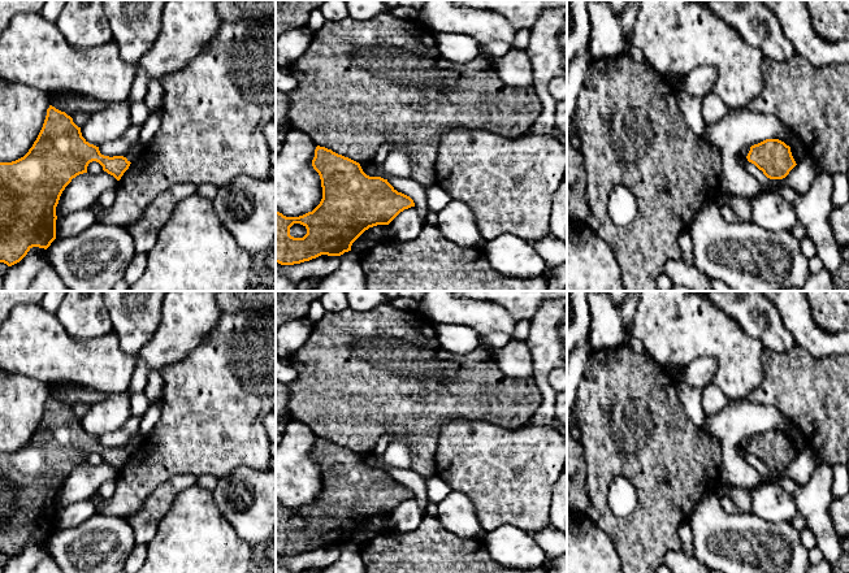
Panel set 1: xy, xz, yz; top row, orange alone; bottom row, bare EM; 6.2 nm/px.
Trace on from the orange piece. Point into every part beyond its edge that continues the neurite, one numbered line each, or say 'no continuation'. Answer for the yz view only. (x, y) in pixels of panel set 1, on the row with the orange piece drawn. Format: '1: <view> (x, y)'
no continuation

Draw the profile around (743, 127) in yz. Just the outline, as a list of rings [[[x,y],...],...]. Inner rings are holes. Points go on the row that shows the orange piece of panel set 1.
[[[746,107],[735,108],[718,123],[706,125],[703,135],[703,142],[716,146],[722,155],[720,188],[727,196],[749,200],[761,192],[774,191],[794,204],[800,195],[793,188],[763,186],[740,160],[746,147],[766,139],[779,139],[792,148],[802,148],[802,142],[776,116],[754,113]]]

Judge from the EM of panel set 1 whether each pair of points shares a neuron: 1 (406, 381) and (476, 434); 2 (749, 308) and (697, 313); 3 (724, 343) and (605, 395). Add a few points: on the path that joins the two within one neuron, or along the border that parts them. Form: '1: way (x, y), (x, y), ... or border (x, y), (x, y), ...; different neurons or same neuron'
1: border (486, 421), (447, 420), (441, 426), (436, 442); different neurons
2: border (714, 304), (724, 311), (744, 331); different neurons
3: border (653, 361), (665, 368); different neurons

